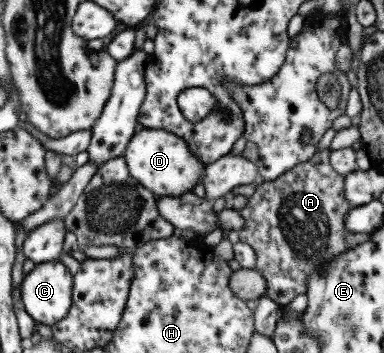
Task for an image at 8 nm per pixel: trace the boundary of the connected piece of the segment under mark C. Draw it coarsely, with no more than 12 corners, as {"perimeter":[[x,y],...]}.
{"perimeter":[[59,261],[38,264],[21,284],[34,320],[58,324],[72,305],[73,276]]}

